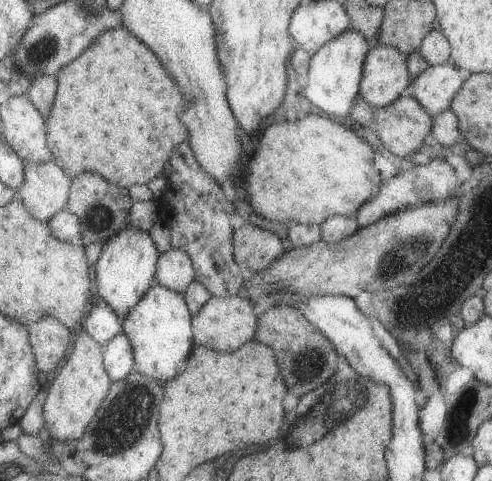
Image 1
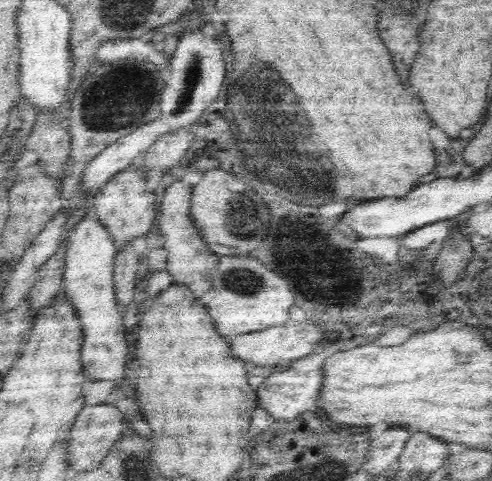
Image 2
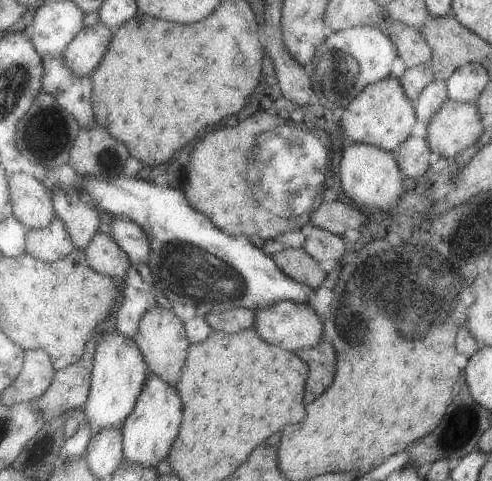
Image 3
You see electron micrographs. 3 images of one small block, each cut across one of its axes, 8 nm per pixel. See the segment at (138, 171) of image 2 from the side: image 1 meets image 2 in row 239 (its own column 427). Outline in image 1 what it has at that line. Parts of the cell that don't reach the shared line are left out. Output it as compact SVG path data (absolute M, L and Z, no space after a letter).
M401 94L393 104L385 106L385 108L379 108L373 114L371 128L377 134L377 138L381 140L383 148L387 148L387 152L407 160L407 156L413 156L415 152L425 148L423 140L425 140L425 136L429 136L431 124L433 124L433 116L429 112L425 112L425 108L415 98L409 98L409 96Z

